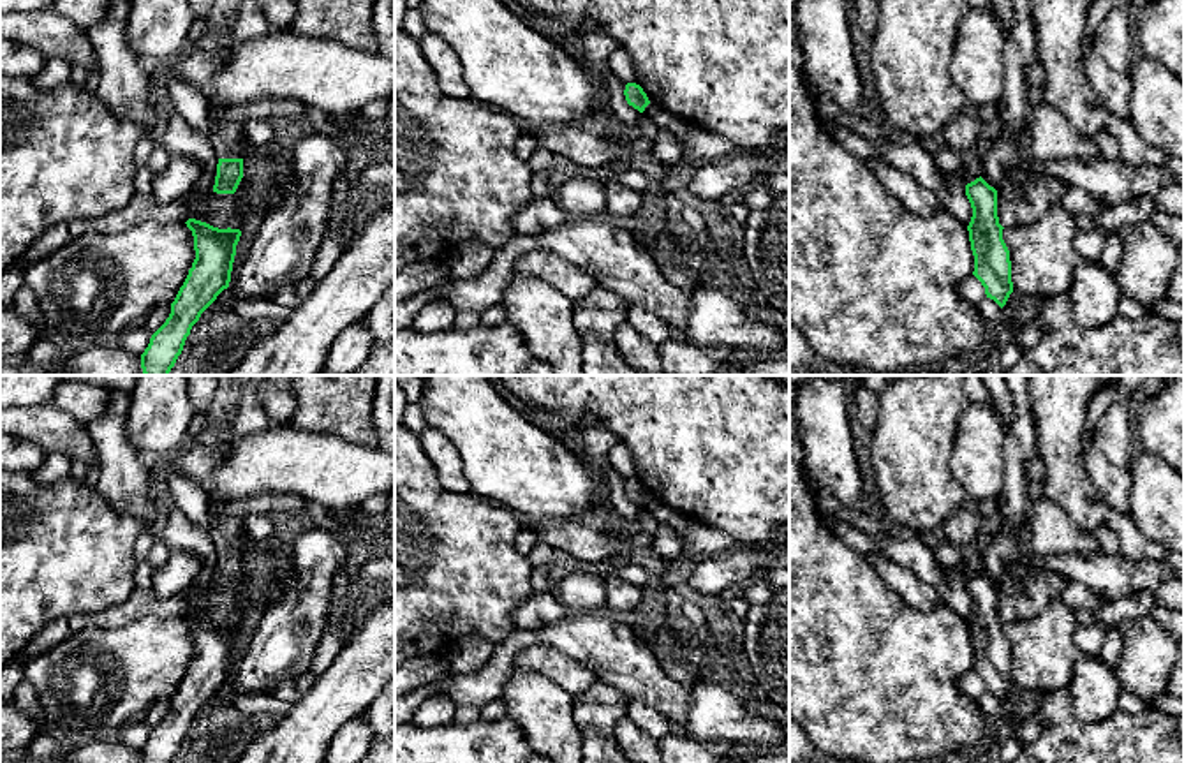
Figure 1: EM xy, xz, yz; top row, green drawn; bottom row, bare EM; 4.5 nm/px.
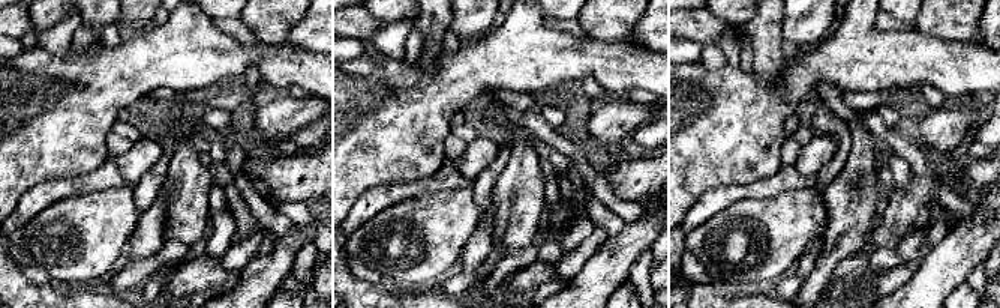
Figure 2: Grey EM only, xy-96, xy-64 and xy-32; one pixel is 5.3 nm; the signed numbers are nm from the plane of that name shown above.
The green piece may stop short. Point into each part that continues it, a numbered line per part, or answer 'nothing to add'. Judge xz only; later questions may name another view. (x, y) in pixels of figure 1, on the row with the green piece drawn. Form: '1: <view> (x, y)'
nothing to add

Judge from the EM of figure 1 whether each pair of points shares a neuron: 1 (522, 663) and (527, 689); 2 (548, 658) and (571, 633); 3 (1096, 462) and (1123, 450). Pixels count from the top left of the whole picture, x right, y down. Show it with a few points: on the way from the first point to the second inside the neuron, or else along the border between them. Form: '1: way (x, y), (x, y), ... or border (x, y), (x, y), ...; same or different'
1: border (513, 668), (538, 672), (561, 688); different
2: border (541, 642), (578, 658), (592, 670); different
3: border (1100, 416), (1093, 444), (1112, 464), (1126, 471); different

